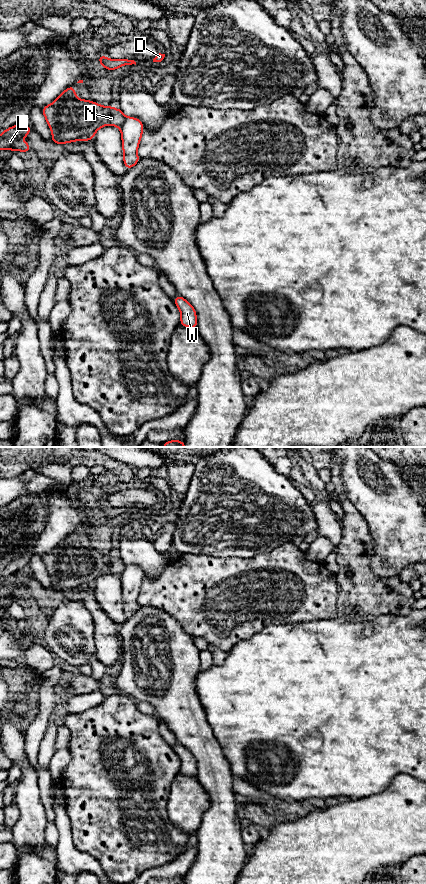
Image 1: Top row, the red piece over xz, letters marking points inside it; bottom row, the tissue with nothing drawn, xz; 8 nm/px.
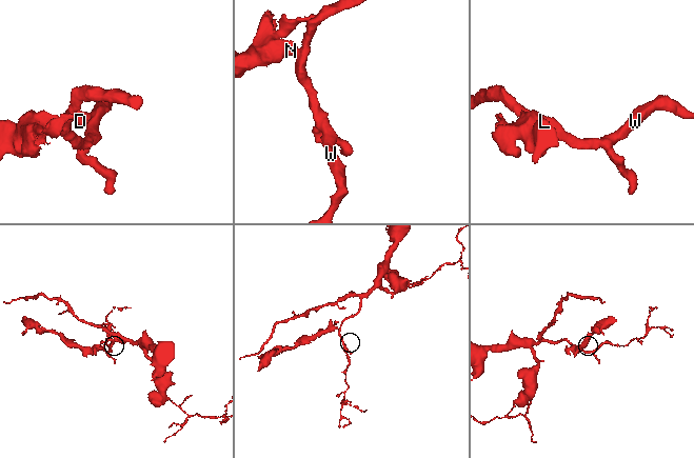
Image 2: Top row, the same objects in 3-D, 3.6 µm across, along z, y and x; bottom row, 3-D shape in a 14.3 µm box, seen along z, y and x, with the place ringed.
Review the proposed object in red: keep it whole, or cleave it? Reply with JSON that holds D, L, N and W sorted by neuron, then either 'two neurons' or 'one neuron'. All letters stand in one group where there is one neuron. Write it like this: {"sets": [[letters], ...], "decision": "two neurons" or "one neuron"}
{"sets": [["D", "L", "N"], ["W"]], "decision": "two neurons"}

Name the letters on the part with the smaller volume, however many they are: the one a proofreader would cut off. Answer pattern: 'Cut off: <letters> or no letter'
Cut off: D, L, N

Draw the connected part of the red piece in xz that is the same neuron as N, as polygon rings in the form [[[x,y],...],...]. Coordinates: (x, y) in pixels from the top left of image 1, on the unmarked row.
[[[73,533],[41,558],[52,579],[52,590],[55,592],[92,588],[101,575],[120,575],[126,568],[121,557],[110,553],[104,555],[92,548],[77,546]]]

